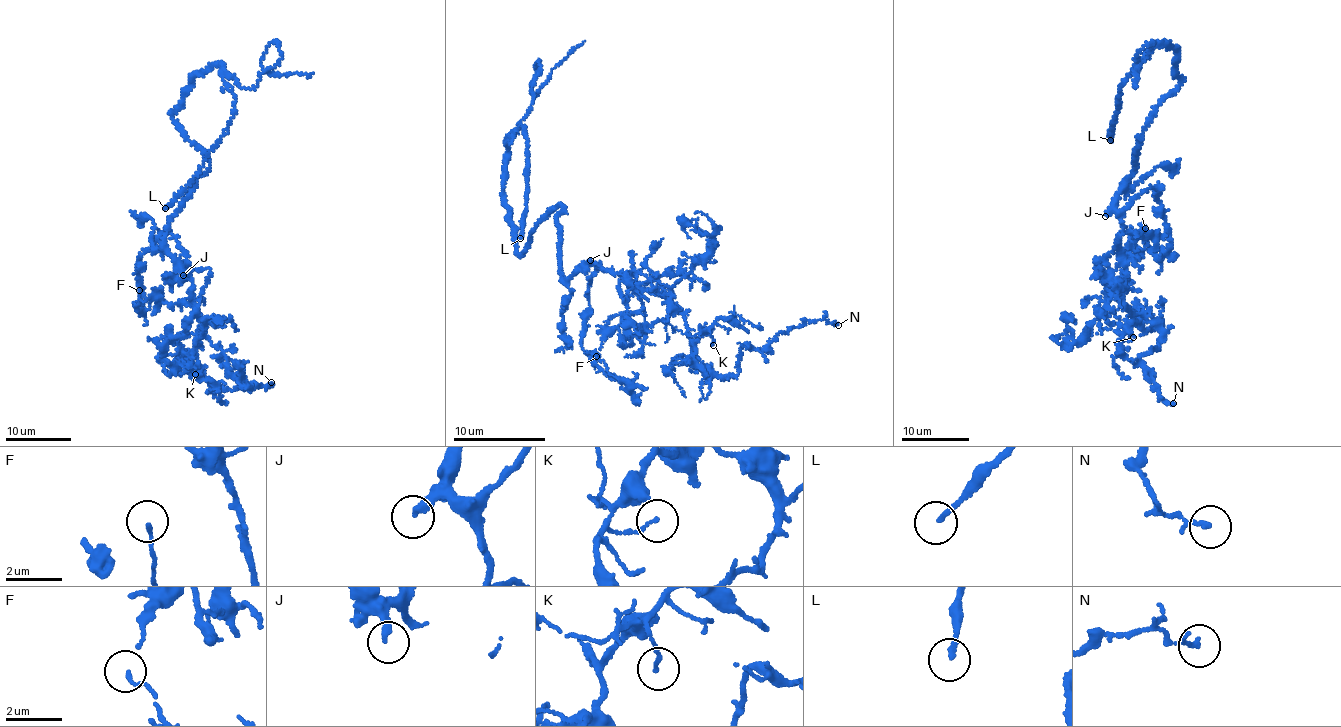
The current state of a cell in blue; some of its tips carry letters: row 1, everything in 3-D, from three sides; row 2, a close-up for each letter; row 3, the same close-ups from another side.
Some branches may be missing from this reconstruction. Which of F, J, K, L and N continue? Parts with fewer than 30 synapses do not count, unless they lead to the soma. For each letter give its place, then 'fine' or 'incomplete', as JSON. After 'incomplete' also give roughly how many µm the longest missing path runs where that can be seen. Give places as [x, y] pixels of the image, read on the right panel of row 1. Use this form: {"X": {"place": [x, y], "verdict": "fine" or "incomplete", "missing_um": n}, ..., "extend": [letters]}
{"F": {"place": [1145, 228], "verdict": "fine"}, "J": {"place": [1105, 216], "verdict": "fine"}, "K": {"place": [1133, 337], "verdict": "fine"}, "L": {"place": [1110, 140], "verdict": "incomplete", "missing_um": 20}, "N": {"place": [1173, 403], "verdict": "fine"}, "extend": ["L"]}

